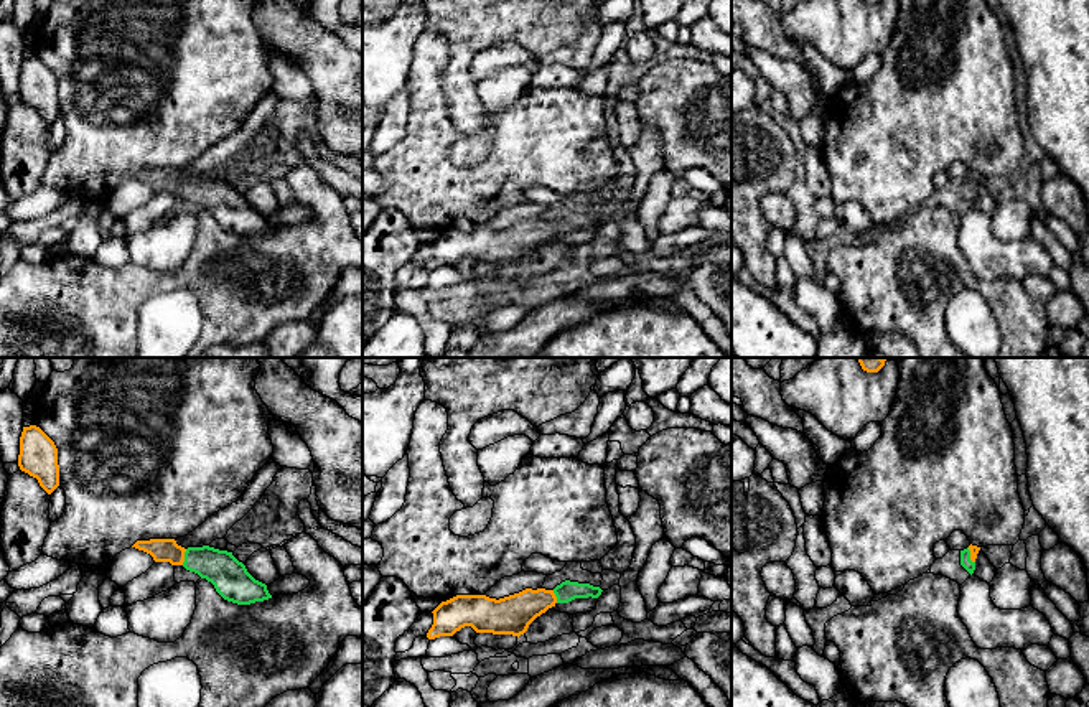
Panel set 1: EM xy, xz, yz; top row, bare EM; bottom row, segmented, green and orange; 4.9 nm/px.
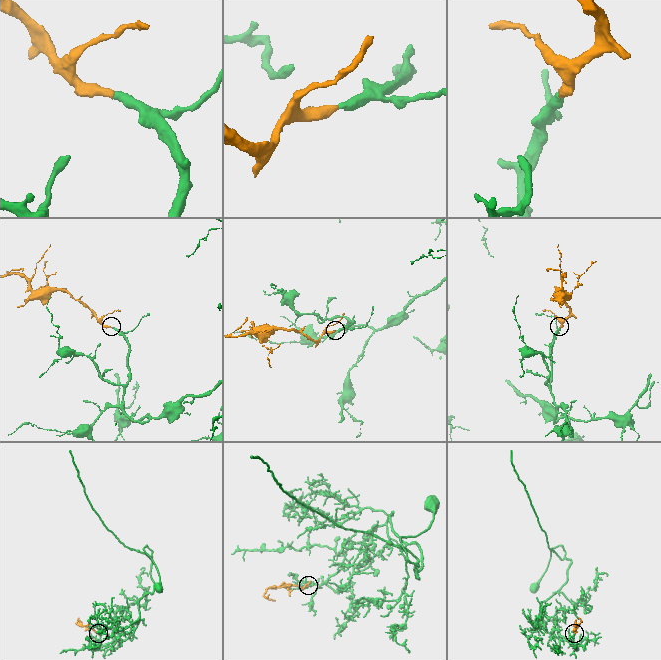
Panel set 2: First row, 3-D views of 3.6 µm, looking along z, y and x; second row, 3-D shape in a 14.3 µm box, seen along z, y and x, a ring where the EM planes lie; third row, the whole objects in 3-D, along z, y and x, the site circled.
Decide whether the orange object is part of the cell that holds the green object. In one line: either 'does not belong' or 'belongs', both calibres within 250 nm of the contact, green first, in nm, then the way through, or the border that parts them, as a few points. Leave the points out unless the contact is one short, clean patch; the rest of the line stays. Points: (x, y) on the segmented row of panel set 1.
belongs; 180 nm thick on the green side, 110 nm on the other; runs through xy (229, 577), (213, 564), (185, 557), (160, 549)

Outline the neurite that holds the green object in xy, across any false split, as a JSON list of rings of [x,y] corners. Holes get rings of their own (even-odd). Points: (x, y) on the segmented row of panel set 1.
[[[175,539],[137,541],[132,547],[150,554],[155,562],[183,565],[198,574],[227,602],[250,605],[272,598],[267,585],[255,580],[232,552],[209,545],[185,549]]]

